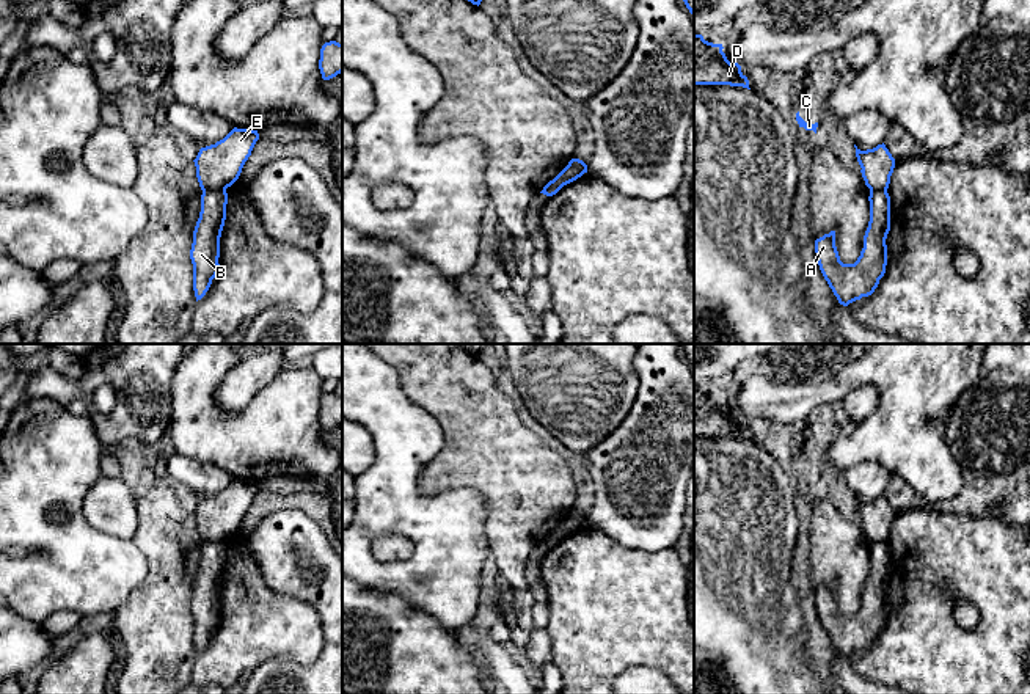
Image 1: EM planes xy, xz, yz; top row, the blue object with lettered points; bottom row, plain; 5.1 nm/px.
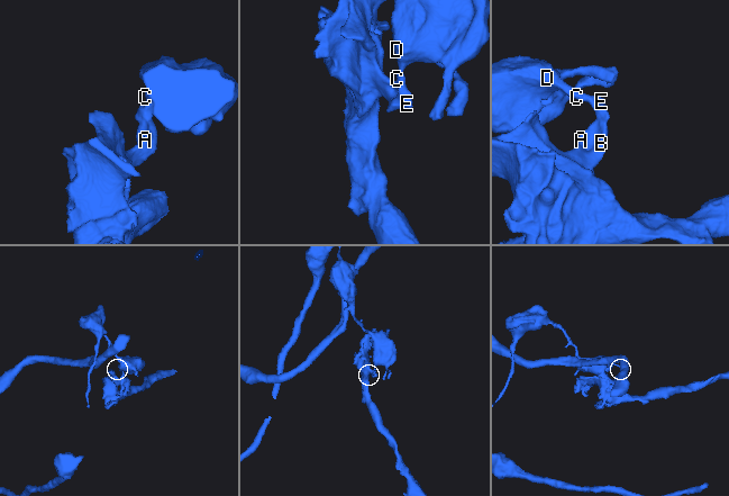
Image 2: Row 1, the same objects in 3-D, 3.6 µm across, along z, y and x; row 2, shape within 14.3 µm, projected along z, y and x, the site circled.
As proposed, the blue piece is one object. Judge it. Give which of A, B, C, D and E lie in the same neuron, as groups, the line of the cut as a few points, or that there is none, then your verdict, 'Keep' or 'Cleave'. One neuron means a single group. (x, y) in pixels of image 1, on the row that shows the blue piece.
Groups: A B / C D E. Split along xy (225, 189), (208, 189), (203, 192). Cleave

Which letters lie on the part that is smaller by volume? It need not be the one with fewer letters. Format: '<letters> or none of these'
A, B

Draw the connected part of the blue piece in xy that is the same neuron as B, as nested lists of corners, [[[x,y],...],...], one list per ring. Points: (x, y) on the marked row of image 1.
[[[207,190],[201,195],[201,212],[190,250],[196,301],[206,295],[220,268],[220,237],[226,220],[226,204],[226,190]]]

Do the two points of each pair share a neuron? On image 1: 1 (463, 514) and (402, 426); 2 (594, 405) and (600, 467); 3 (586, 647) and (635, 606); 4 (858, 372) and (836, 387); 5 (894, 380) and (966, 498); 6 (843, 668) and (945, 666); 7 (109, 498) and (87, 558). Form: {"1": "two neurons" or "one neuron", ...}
{"1": "one neuron", "2": "two neurons", "3": "one neuron", "4": "one neuron", "5": "two neurons", "6": "two neurons", "7": "two neurons"}

